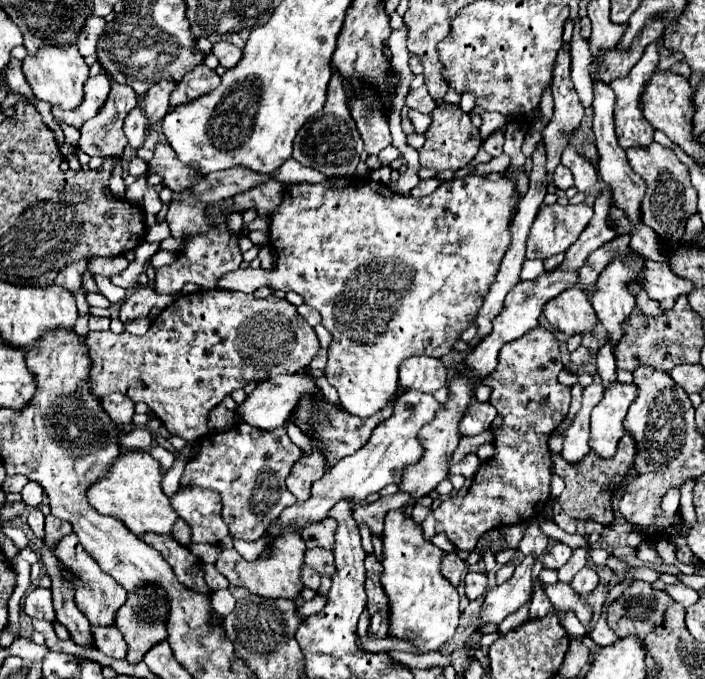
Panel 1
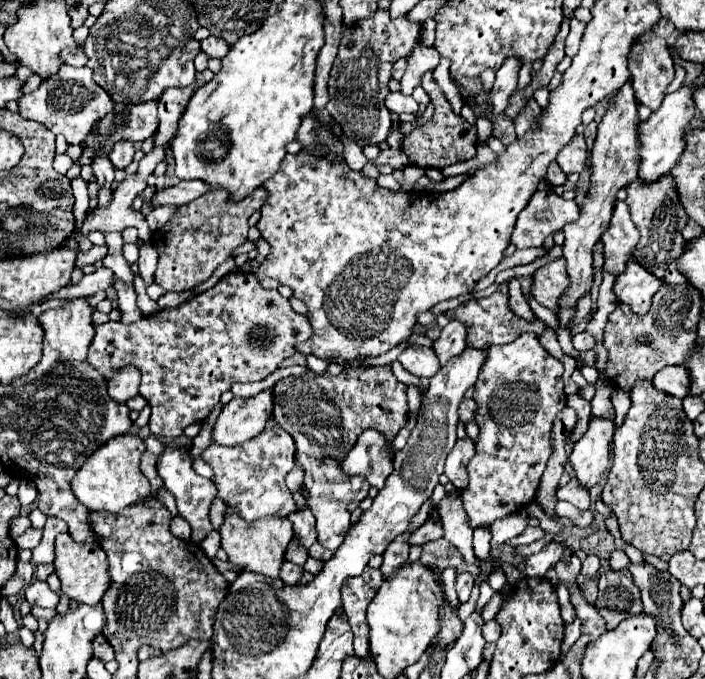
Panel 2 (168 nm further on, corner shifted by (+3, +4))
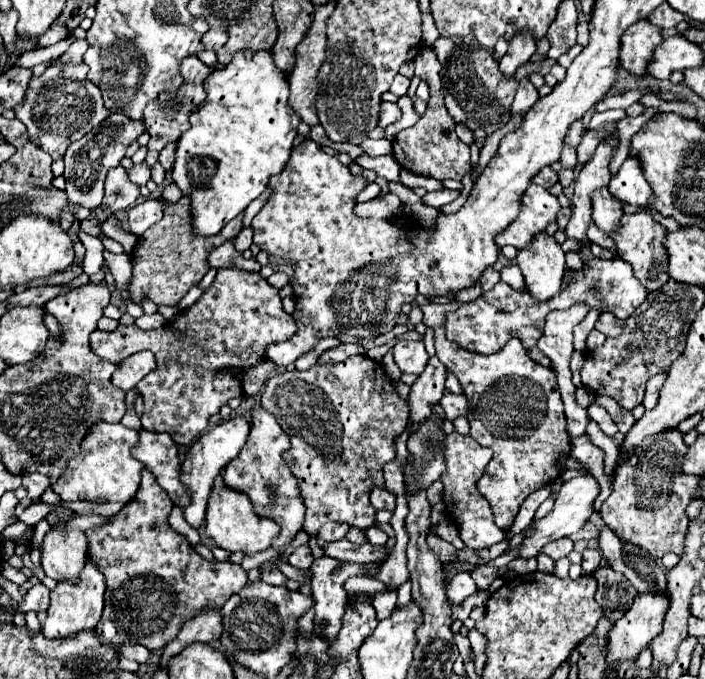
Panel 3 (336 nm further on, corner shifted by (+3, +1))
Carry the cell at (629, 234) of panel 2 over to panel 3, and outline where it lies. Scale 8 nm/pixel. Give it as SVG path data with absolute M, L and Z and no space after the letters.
M607 189L593 191L593 221L605 233L613 233L619 227L621 203L609 195Z

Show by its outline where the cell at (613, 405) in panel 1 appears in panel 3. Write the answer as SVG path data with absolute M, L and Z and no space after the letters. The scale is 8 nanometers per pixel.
M579 463L577 469L583 475L575 477L575 479L571 479L567 483L563 483L563 487L561 487L561 491L559 491L559 495L555 499L553 509L543 519L533 519L531 529L525 533L525 537L523 537L521 545L519 545L519 557L523 557L523 559L537 557L537 553L541 551L543 545L547 545L551 541L557 541L561 537L569 537L569 535L577 533L583 527L583 523L593 515L593 501L599 495L599 483L597 483L597 479L591 473L587 473L583 469L581 463Z

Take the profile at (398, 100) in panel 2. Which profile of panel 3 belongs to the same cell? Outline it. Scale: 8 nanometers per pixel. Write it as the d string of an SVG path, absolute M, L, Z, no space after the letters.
M381 103L381 111L379 111L379 127L387 127L391 123L395 123L401 117L401 111L397 107L397 103Z

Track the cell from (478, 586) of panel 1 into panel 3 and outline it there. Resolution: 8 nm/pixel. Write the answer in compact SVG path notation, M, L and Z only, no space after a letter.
M457 573L447 585L447 595L455 605L463 603L463 599L467 599L473 593L477 593L477 585L469 573Z

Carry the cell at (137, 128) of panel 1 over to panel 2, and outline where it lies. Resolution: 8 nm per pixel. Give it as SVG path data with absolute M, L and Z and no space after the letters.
M125 140L125 142L117 144L117 148L113 148L113 152L109 154L109 160L113 162L115 168L125 168L131 164L133 154L135 154L133 144L129 144L129 140Z

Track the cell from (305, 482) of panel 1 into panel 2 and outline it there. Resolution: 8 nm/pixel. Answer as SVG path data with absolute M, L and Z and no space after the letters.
M301 508L301 510L295 510L287 516L293 526L295 526L295 536L299 536L301 540L301 546L309 548L313 542L315 542L315 520L309 512L309 508Z

